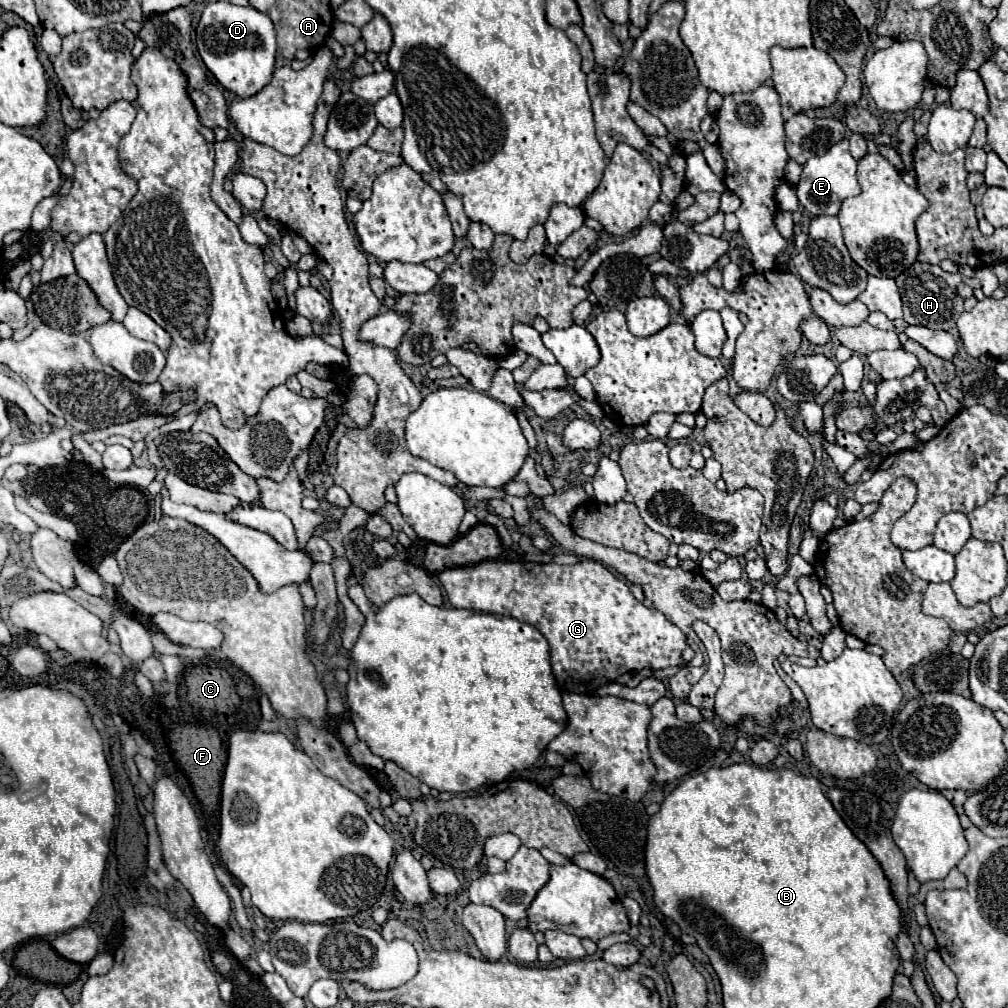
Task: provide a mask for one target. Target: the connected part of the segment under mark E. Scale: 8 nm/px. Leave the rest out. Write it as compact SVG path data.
M849 140L831 146L825 154L813 156L803 166L803 174L797 188L797 196L801 206L811 212L813 216L837 216L841 202L847 196L857 196L861 192L861 186L857 182L857 160L849 152Z

